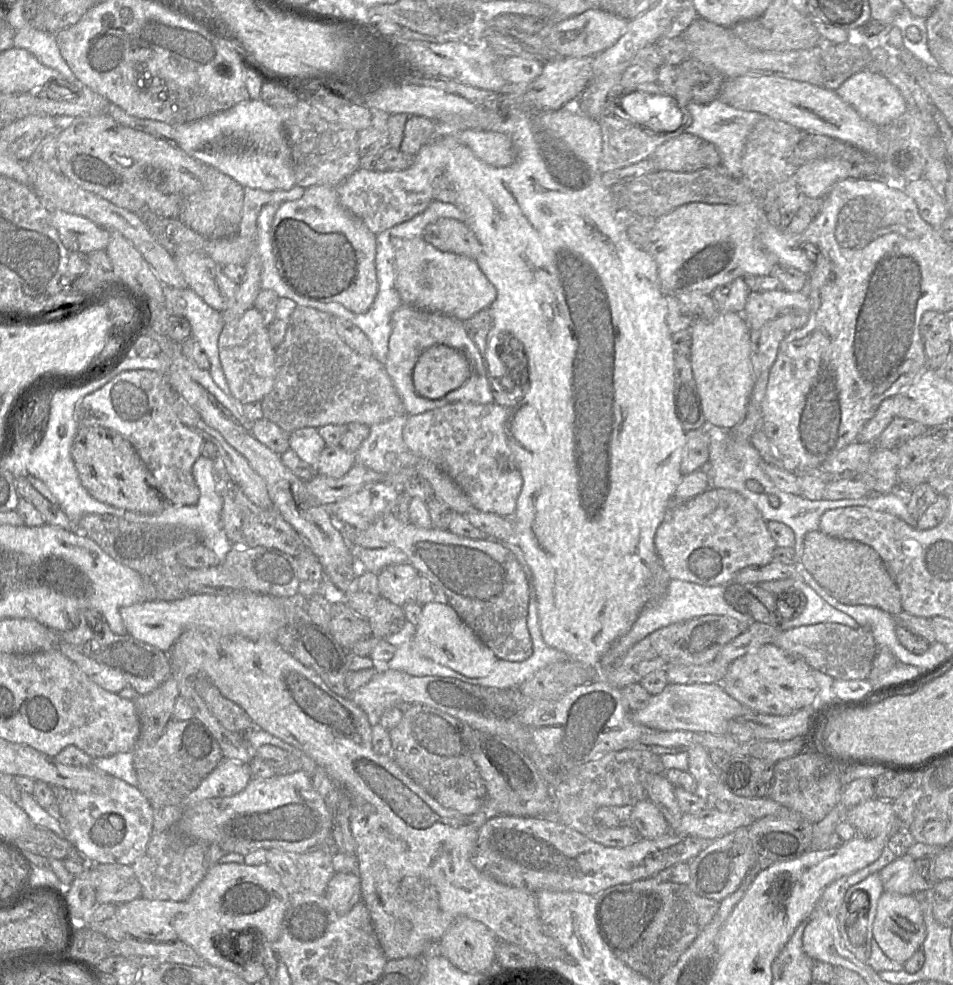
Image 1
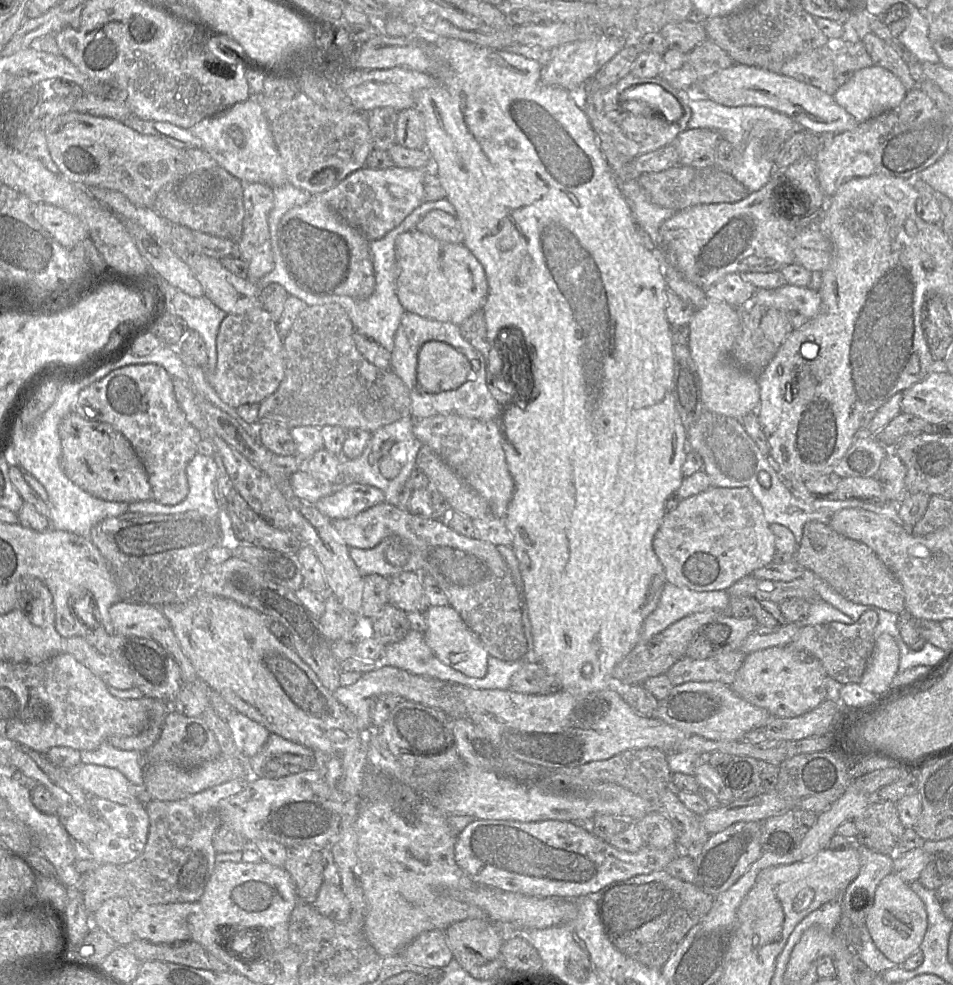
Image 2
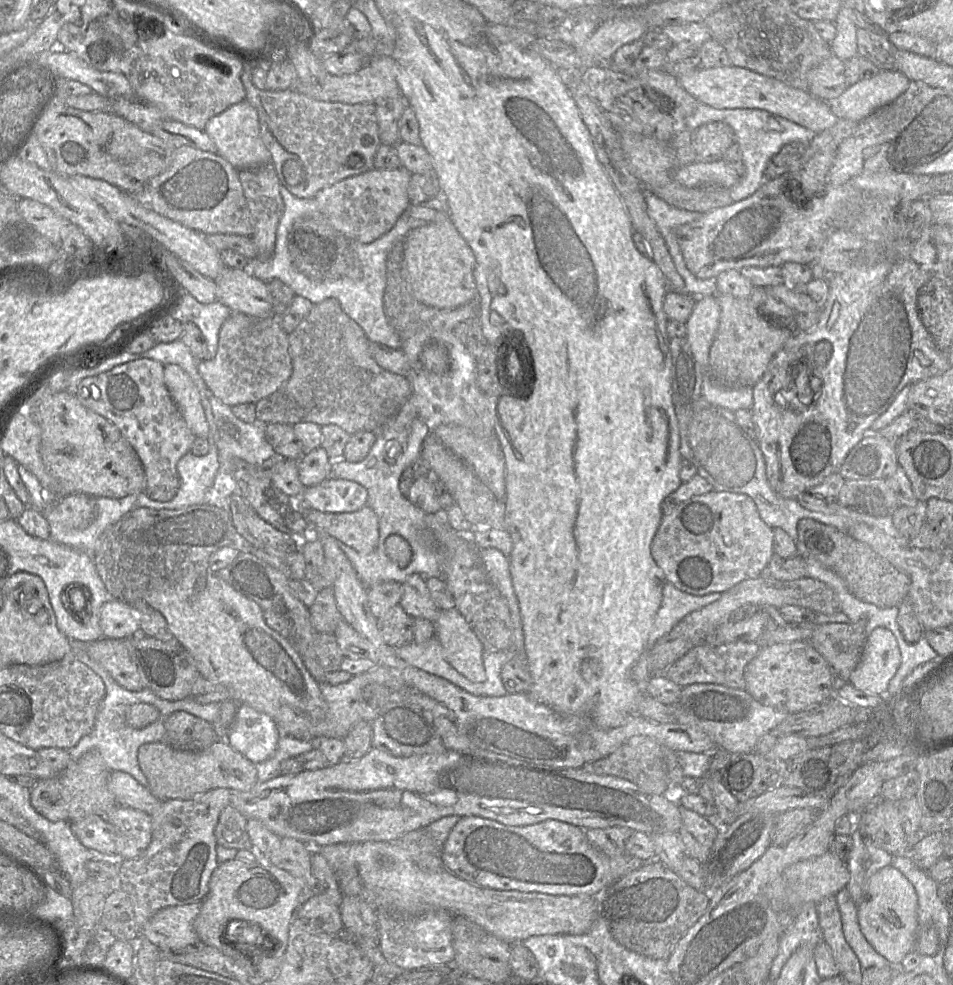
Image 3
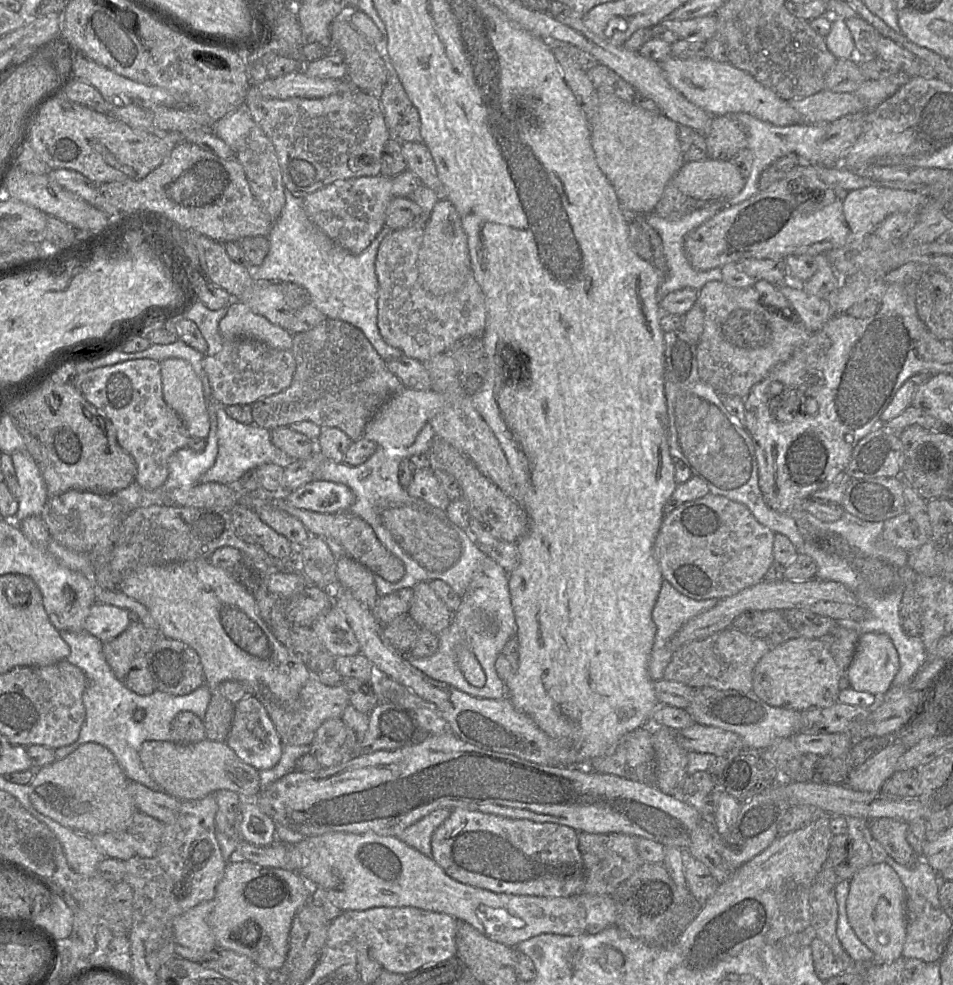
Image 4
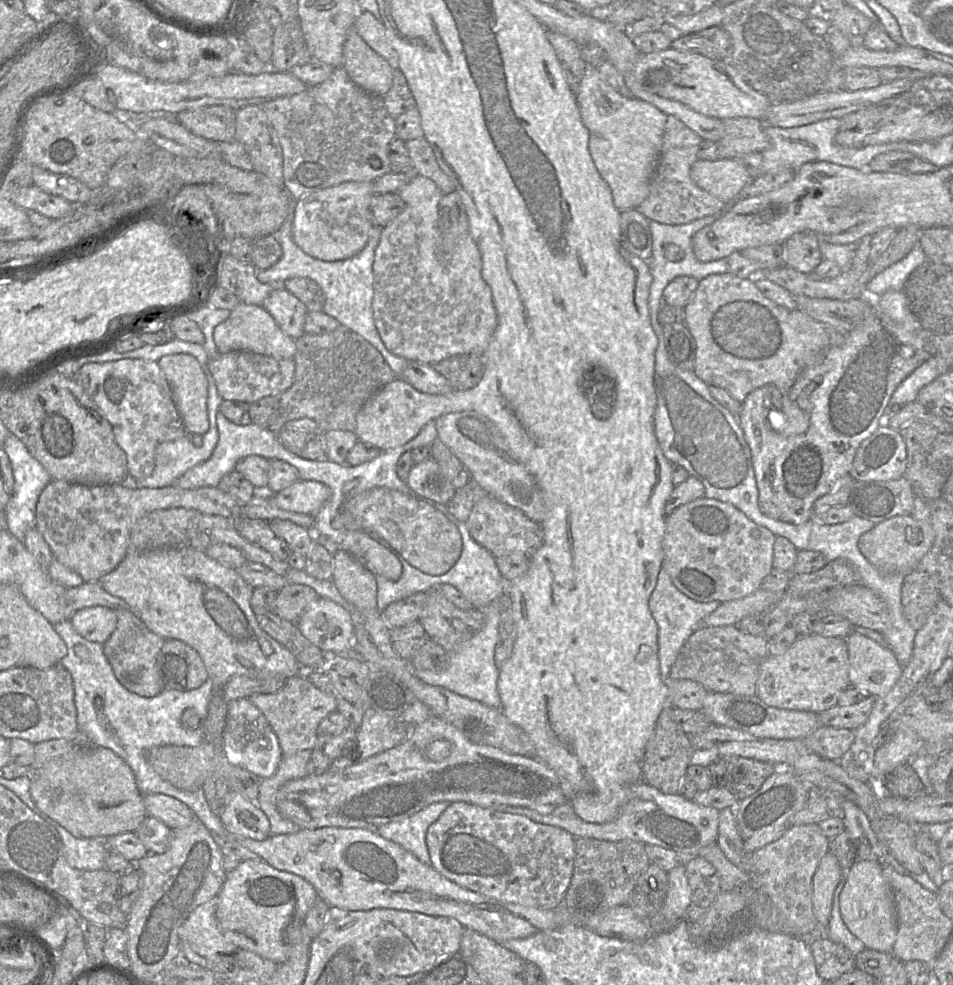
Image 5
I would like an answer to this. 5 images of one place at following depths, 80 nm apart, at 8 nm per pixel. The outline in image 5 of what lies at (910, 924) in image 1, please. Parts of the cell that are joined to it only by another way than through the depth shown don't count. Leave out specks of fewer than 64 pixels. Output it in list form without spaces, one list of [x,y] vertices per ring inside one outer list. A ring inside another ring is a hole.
[[[878,860],[855,863],[845,872],[845,885],[840,894],[842,919],[850,932],[868,949],[892,953],[897,938],[896,908],[893,891],[883,876]]]

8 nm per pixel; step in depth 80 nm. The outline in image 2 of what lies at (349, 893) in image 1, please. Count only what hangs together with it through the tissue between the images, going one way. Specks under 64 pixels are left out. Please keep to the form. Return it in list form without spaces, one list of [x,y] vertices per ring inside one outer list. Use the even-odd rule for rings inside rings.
[[[323,882],[311,901],[321,915],[334,922],[344,922],[351,912],[351,905],[339,885]]]

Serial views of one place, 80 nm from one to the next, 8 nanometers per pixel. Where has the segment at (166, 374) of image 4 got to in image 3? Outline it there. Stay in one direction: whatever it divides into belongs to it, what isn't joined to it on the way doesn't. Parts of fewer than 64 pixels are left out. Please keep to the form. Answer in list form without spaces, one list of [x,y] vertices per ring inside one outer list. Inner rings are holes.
[[[177,364],[163,365],[165,385],[187,426],[197,438],[207,438],[210,429],[192,378]]]

